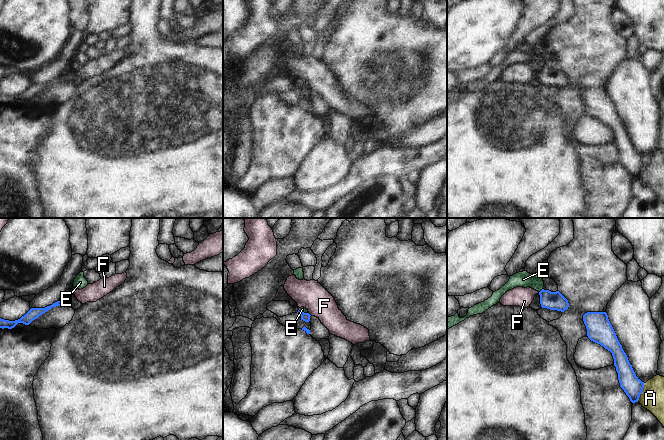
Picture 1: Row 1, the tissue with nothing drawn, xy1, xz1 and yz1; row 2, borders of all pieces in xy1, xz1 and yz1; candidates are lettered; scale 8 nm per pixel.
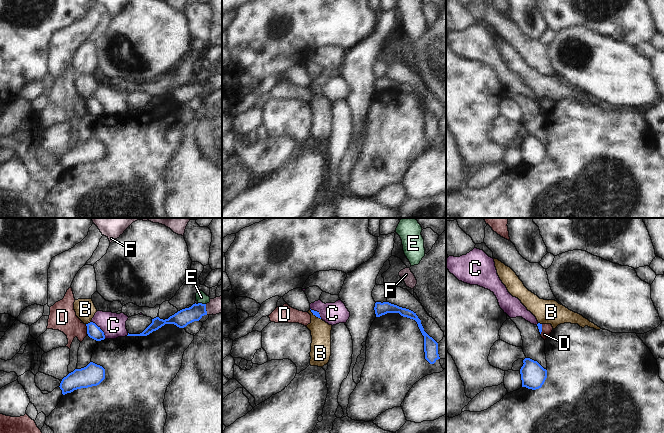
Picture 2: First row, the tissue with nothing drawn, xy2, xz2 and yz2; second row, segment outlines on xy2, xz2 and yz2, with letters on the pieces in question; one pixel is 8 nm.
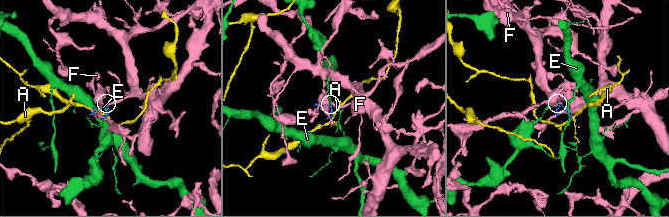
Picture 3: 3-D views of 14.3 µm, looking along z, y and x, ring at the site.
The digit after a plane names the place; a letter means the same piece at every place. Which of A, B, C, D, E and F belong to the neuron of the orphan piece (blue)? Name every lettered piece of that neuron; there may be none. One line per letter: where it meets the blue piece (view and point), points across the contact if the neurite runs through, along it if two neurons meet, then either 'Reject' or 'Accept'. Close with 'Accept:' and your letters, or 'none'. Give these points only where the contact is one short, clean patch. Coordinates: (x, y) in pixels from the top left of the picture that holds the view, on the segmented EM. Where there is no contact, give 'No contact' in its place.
A: Touches blue at yz1 (641, 392). Boundary: yz1 (644, 383), (643, 390), (637, 401). Reject
B: Touches blue at xy2 (88, 323). Boundary: xy2 (90, 321), (86, 324). Reject
C: Touches blue at xy2 (100, 329). Boundary: xy2 (91, 321), (103, 332), (105, 338). Reject
D: Touches blue at xy2 (87, 329). Boundary: xy2 (85, 324), (87, 333). Reject
E: Touches blue at xy2 (201, 303). Path across: xy2 (182, 318), (190, 315), (201, 303), (201, 297). Accept
F: Touches blue at xy2 (205, 309). Boundary: xy2 (205, 304), (207, 314). Reject
Accept: E

